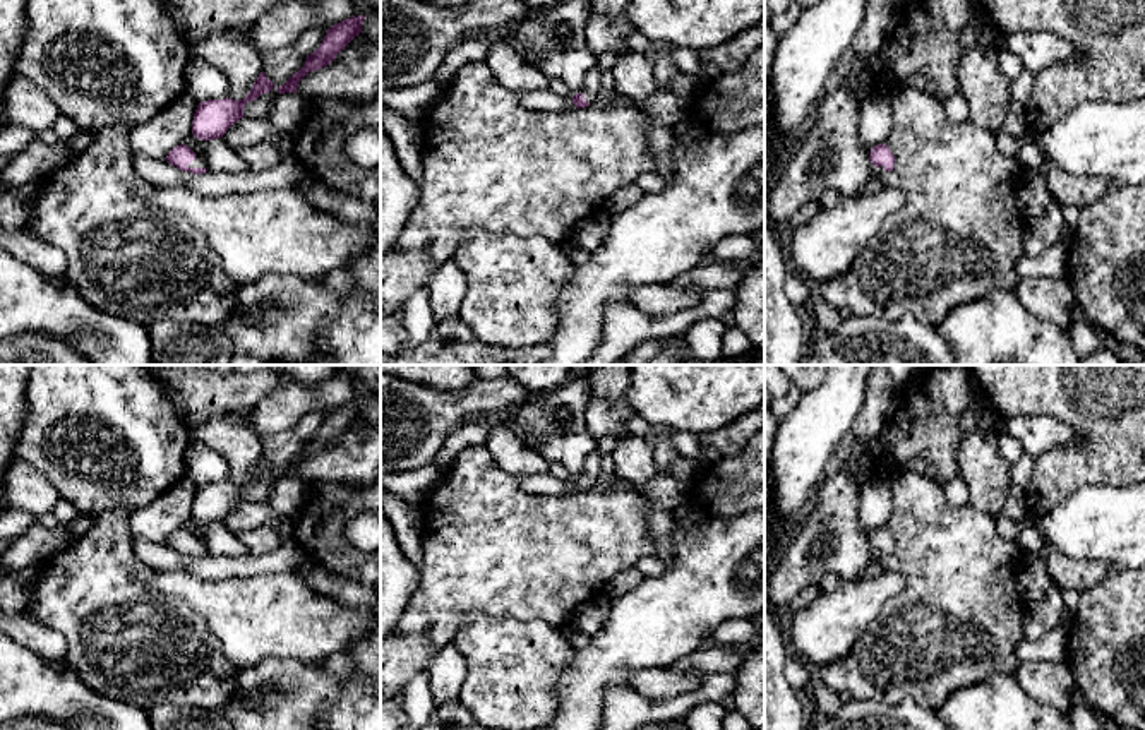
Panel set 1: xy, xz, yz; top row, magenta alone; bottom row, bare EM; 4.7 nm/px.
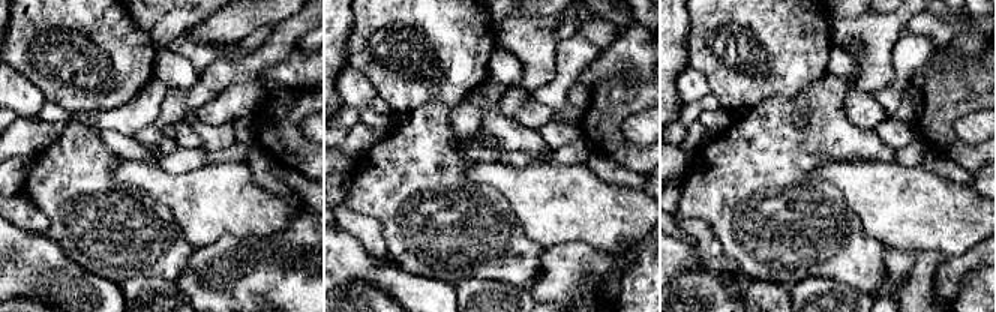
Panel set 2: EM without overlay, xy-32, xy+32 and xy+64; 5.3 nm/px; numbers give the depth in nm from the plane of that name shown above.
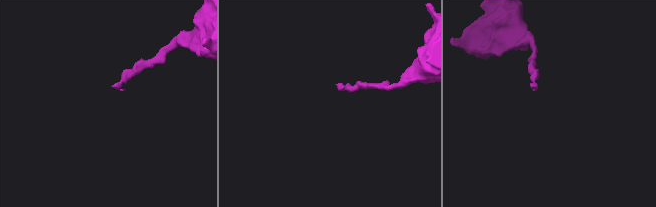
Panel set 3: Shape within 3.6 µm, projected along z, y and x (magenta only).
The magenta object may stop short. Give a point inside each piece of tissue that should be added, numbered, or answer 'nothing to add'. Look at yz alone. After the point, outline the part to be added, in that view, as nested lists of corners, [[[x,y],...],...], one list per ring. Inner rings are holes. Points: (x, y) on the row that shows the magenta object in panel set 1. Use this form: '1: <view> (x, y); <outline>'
nothing to add

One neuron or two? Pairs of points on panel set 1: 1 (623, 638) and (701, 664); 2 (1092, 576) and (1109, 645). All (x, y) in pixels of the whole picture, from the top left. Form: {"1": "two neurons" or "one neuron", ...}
{"1": "two neurons", "2": "two neurons"}

